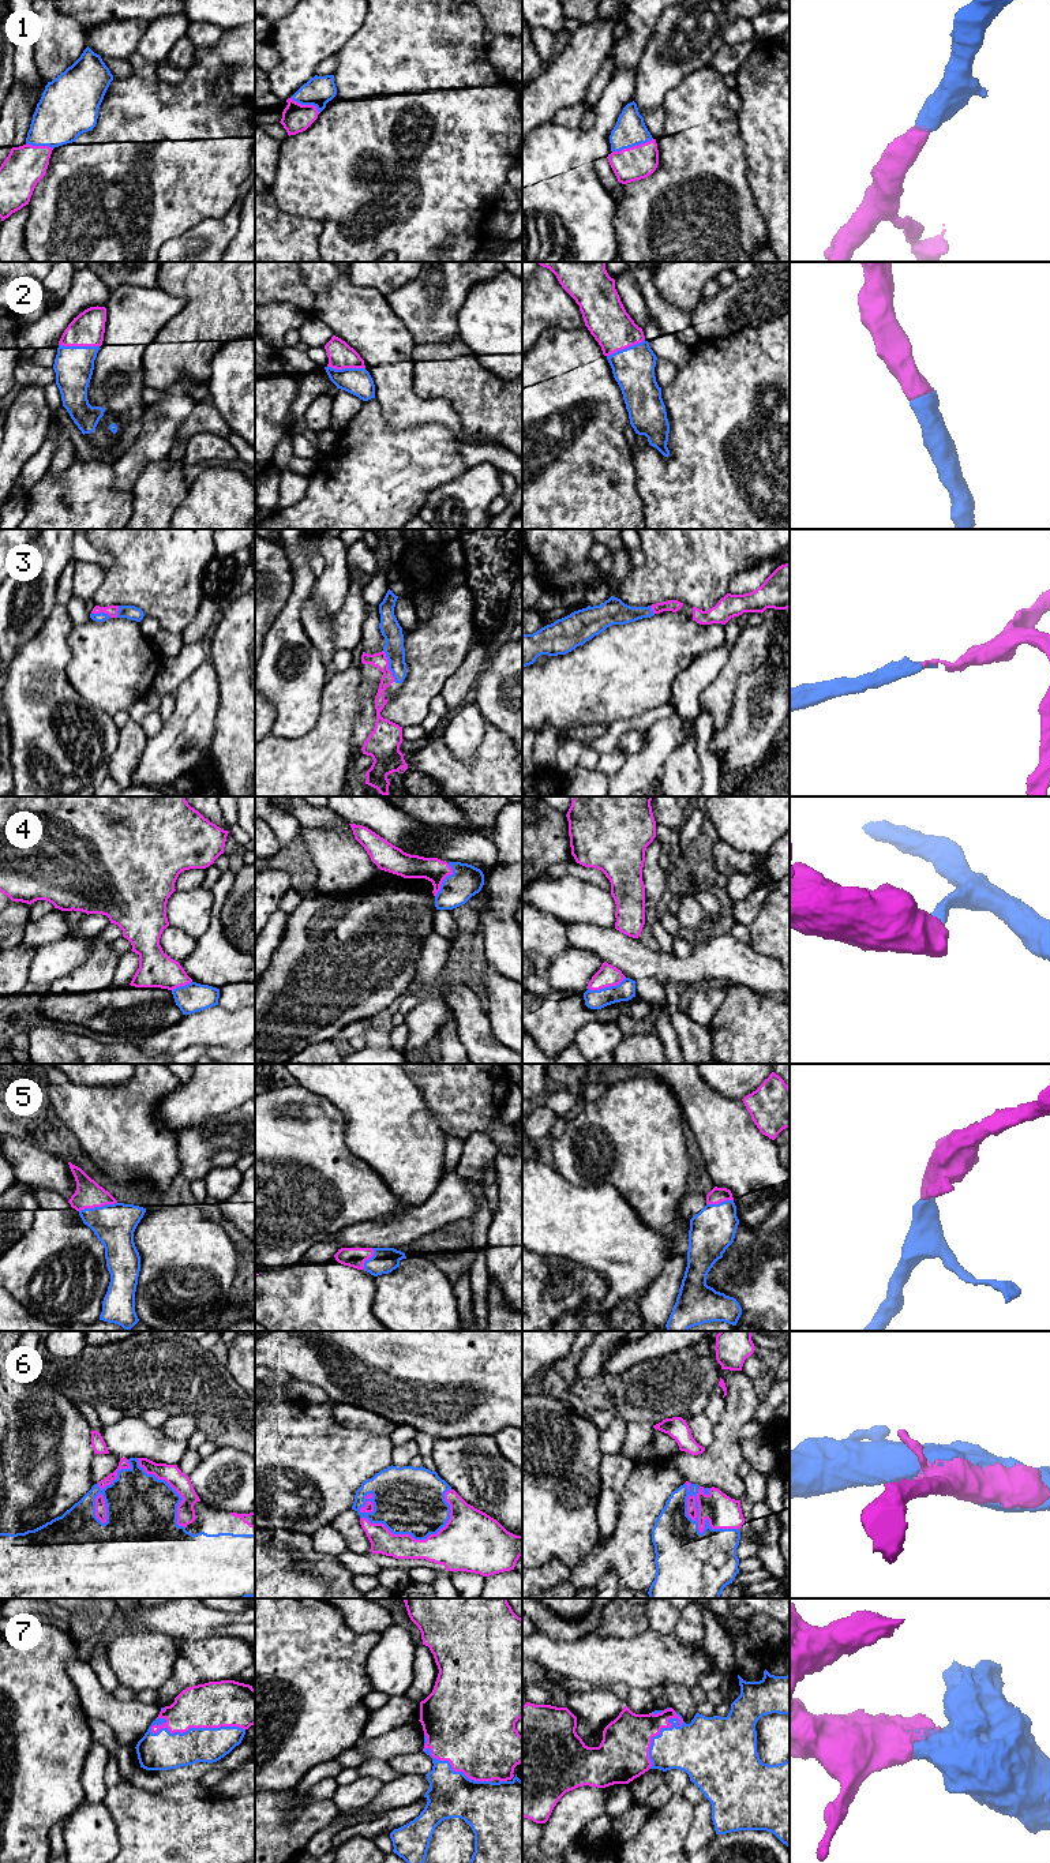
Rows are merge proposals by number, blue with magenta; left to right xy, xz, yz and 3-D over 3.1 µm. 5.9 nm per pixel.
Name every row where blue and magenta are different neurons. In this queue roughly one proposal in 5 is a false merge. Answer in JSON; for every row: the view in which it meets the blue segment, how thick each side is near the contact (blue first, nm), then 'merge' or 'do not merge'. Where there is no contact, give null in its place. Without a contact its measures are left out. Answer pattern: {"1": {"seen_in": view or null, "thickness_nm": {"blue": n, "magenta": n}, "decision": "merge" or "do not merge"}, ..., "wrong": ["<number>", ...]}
{"1": {"seen_in": "yz", "thickness_nm": {"blue": 190, "magenta": 200}, "decision": "merge"}, "2": {"seen_in": "xy", "thickness_nm": {"blue": 220, "magenta": 200}, "decision": "merge"}, "3": {"seen_in": "xz", "thickness_nm": {"blue": 120, "magenta": 90}, "decision": "merge"}, "4": {"seen_in": "yz", "thickness_nm": {"blue": 110, "magenta": 130}, "decision": "merge"}, "5": {"seen_in": "xy", "thickness_nm": {"blue": 240, "magenta": 160}, "decision": "merge"}, "6": {"seen_in": "yz", "thickness_nm": {"blue": 440, "magenta": 200}, "decision": "merge"}, "7": {"seen_in": "xy", "thickness_nm": {"blue": 220, "magenta": 280}, "decision": "merge"}, "wrong": []}

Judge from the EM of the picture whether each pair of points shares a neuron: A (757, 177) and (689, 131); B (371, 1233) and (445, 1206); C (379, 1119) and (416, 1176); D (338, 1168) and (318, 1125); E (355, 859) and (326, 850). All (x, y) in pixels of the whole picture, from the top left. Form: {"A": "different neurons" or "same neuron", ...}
{"A": "different neurons", "B": "same neuron", "C": "same neuron", "D": "same neuron", "E": "same neuron"}

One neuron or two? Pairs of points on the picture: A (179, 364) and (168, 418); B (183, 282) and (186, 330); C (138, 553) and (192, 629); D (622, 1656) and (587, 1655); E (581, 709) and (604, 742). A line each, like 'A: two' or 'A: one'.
A: two
B: one
C: two
D: one
E: two

